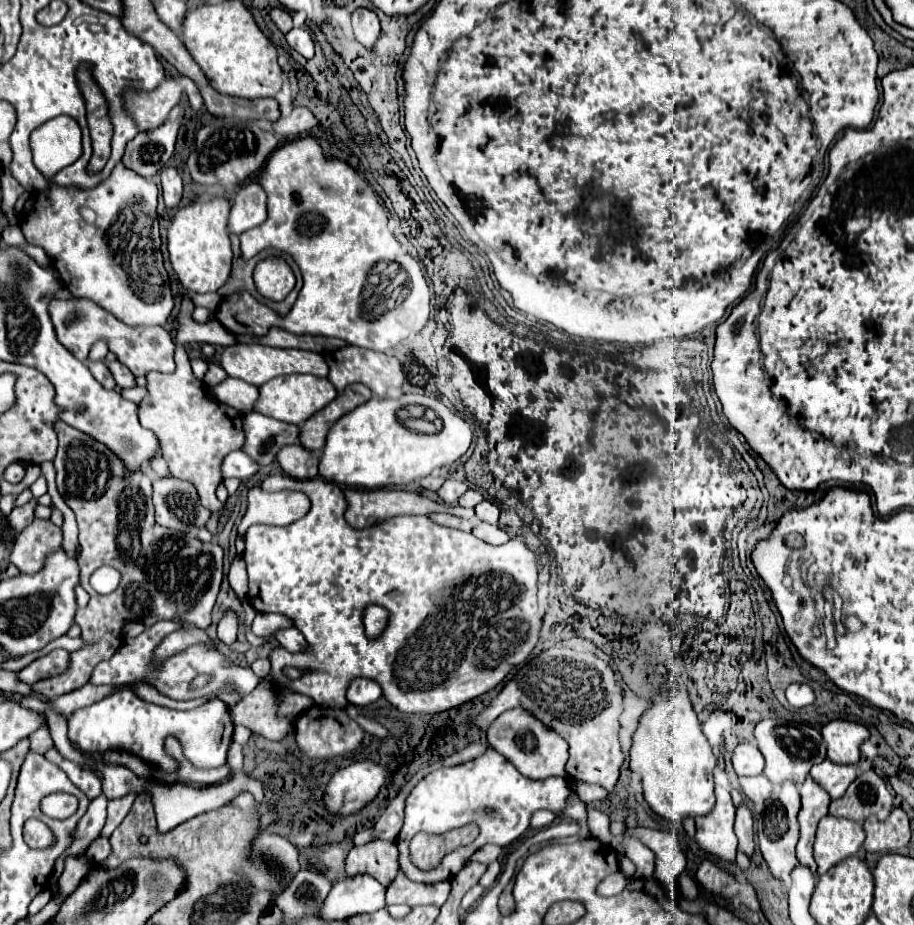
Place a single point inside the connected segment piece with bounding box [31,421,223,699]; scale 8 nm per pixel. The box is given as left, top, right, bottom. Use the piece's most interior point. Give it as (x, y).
(164, 575)

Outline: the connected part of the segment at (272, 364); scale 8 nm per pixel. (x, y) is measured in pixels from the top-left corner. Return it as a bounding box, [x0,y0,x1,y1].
[221,343,329,387]

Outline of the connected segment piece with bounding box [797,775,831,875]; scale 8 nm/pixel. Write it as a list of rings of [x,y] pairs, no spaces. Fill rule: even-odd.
[[[811,775],[803,781],[799,791],[801,791],[801,809],[797,815],[797,821],[799,821],[797,857],[799,857],[799,861],[805,861],[805,865],[809,865],[815,875],[817,867],[813,861],[813,837],[817,831],[819,819],[827,815],[831,797],[821,785],[817,785],[817,781]]]

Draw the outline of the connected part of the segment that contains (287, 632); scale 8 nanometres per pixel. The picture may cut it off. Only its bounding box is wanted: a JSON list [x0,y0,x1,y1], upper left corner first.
[275,627,305,653]

